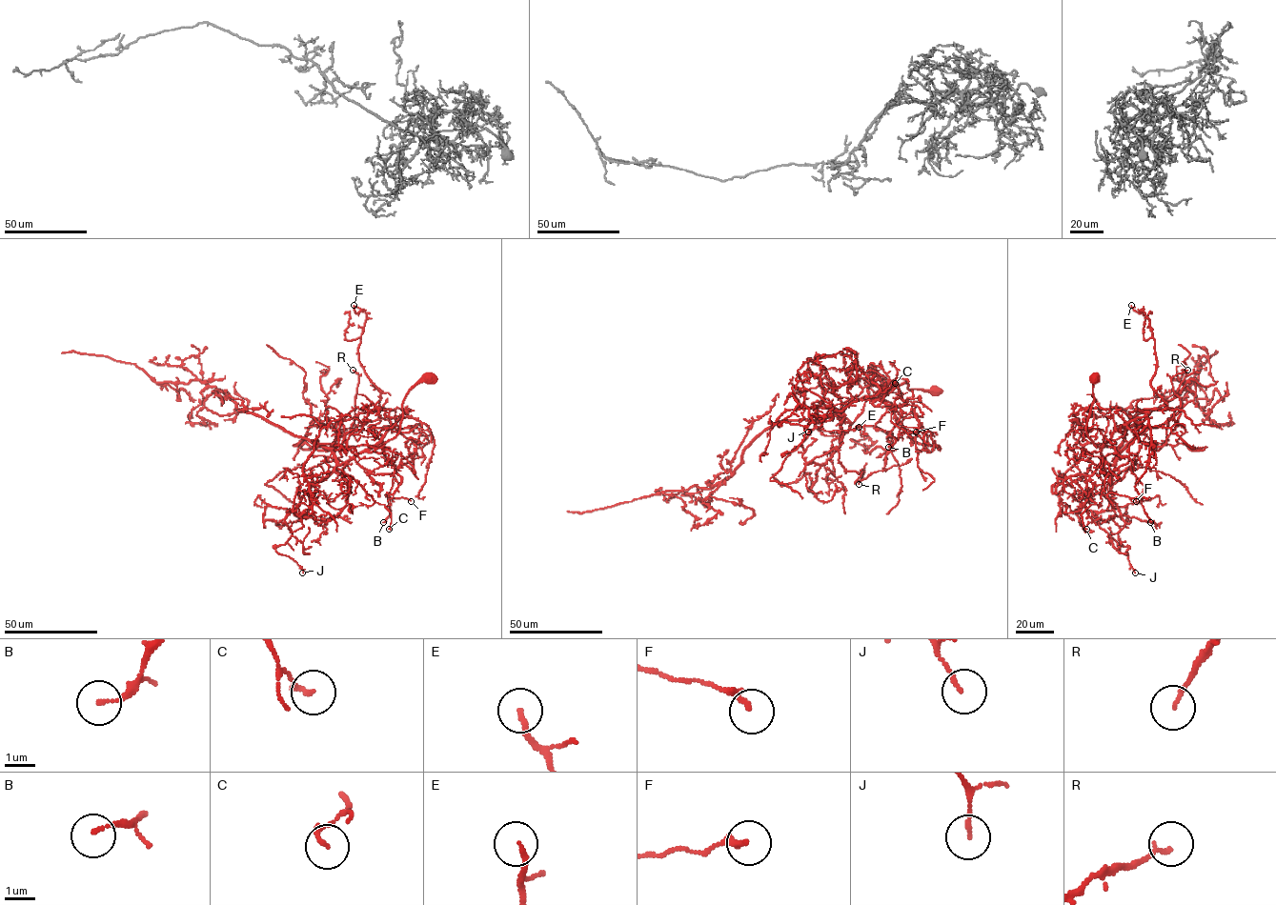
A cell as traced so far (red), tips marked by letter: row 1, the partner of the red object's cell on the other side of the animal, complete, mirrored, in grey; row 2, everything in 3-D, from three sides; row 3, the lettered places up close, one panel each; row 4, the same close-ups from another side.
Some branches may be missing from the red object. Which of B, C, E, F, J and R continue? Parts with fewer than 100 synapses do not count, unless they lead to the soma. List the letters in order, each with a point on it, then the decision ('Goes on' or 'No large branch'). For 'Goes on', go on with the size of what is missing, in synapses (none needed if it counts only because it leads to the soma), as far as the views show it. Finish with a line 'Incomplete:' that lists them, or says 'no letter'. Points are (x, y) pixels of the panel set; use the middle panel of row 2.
B: Place: (888, 447). No large branch
C: Place: (895, 383). No large branch
E: Place: (859, 427). No large branch
F: Place: (916, 432). No large branch
J: Place: (808, 432). No large branch
R: Place: (859, 484). No large branch
Incomplete: no letter

